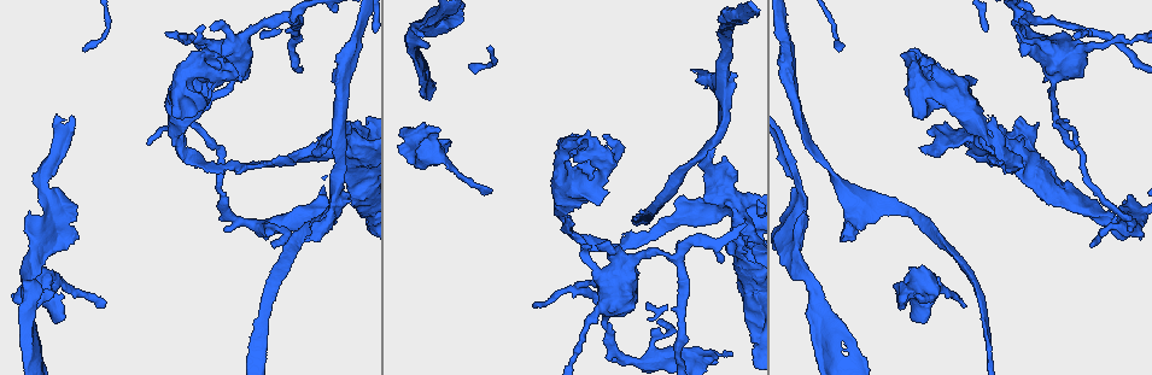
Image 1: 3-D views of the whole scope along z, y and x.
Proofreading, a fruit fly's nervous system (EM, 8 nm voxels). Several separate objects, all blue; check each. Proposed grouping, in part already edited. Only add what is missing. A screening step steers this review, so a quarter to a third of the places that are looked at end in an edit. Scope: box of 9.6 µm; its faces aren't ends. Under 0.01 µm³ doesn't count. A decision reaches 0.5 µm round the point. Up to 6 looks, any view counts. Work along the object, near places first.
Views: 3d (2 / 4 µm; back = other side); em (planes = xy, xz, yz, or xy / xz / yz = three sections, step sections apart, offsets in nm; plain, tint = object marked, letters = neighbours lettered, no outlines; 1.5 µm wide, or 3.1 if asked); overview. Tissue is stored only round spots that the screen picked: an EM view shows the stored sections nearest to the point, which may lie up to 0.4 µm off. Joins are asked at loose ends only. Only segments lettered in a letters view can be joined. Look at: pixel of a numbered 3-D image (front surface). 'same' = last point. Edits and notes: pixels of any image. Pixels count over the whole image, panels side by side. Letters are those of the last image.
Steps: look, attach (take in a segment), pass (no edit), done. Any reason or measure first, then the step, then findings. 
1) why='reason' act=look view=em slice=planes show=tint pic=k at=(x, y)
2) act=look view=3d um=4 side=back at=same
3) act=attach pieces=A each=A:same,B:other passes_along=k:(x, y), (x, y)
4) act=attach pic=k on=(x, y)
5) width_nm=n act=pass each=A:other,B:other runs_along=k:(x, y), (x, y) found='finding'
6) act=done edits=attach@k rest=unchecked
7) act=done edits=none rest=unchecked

why='an open end' act=look view=3d um=4 pic=1 at=(1125, 202)

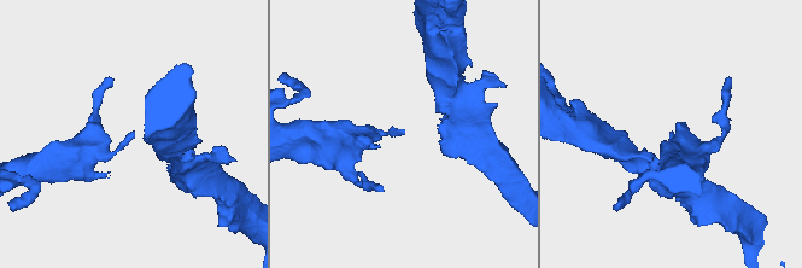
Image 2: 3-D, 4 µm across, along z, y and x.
act=look view=em slice=planes show=letters pic=2 at=(134, 132)

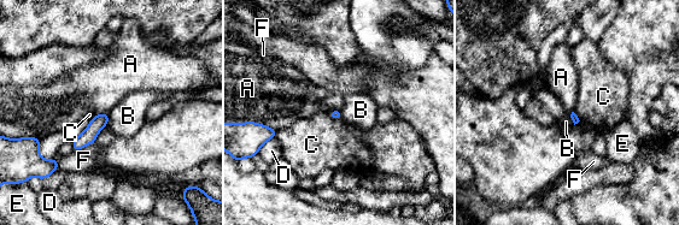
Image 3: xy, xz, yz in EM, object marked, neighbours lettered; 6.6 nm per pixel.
act=pass each=A:other,B:other,C:other,D:other,E:other,F:other runs_along=3:(105, 116), (75, 147) found='no lettered segment goes on from it'

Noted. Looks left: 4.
why='free end' act=look view=em slice=planes show=letters pic=1 at=(977, 80)

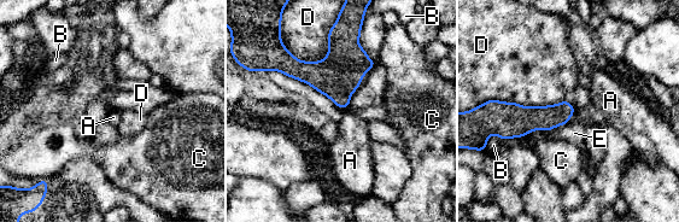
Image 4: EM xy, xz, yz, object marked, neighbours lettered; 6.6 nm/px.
width_nm=140 longest_contact=D:480nm act=pass each=A:other,B:other,C:other,D:other,E:other found='no lettered segment goes on from it'

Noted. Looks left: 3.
why='an open end' act=look view=em slice=xz step=4 show=letters pic=1 at=(713, 149)

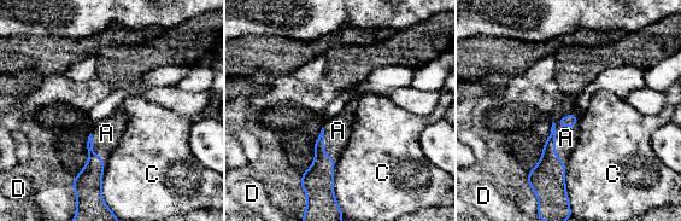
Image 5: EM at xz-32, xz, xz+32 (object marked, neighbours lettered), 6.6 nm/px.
why='cut it another way' act=look view=em slice=planes show=letters at=same

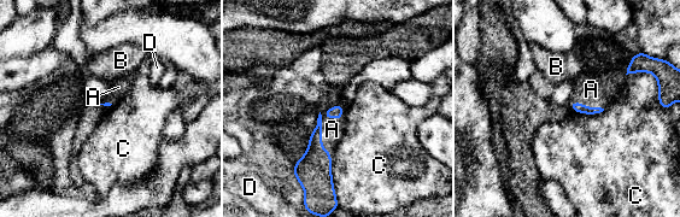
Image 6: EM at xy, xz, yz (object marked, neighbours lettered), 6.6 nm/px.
act=attach pieces=A each=A:same,B:other,C:other,D:other found='it goes on there'

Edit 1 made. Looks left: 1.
act=done edits=attach@6 rest=unchecked

